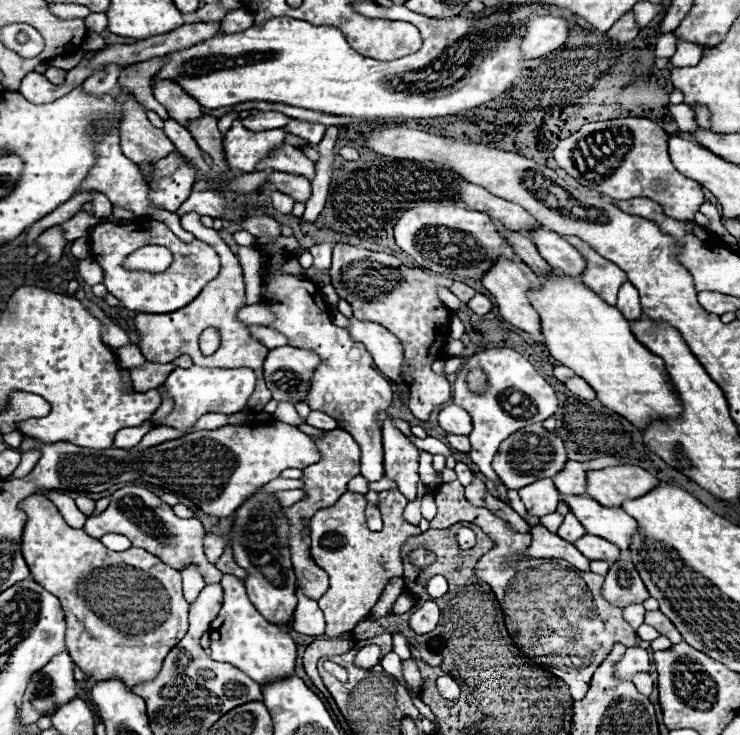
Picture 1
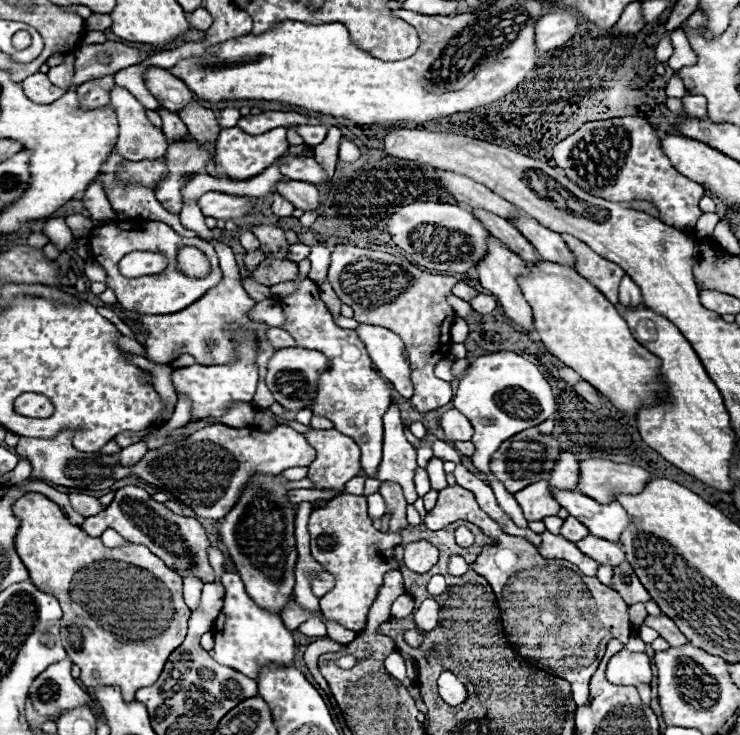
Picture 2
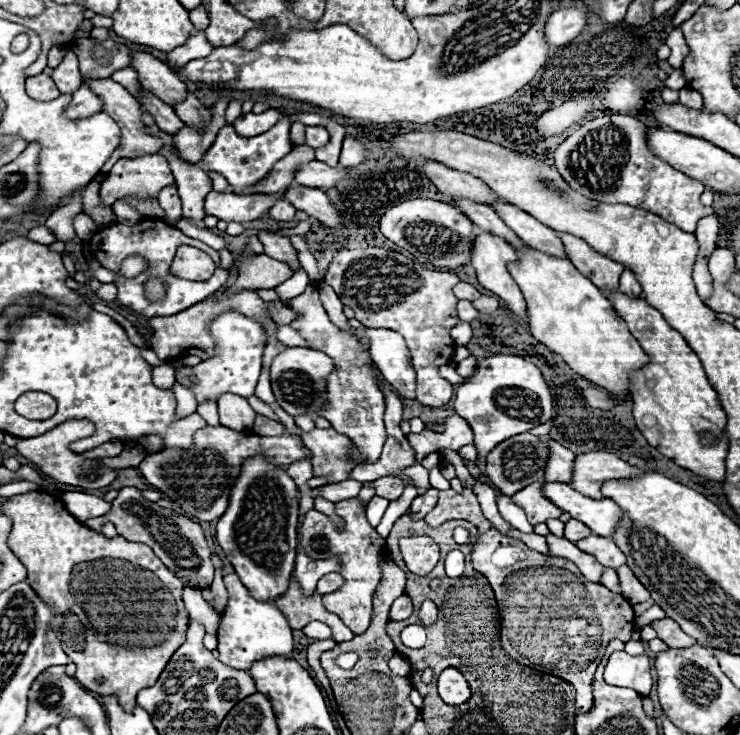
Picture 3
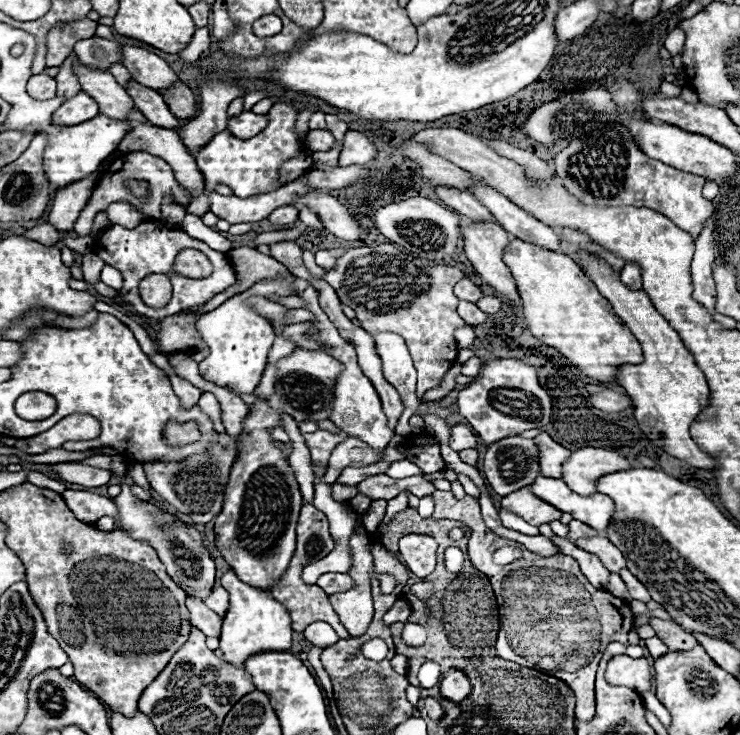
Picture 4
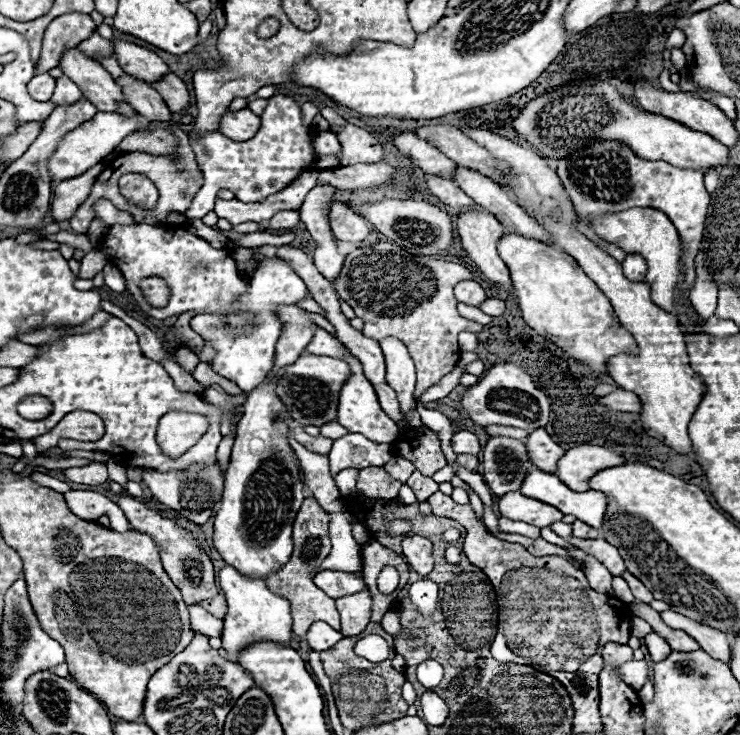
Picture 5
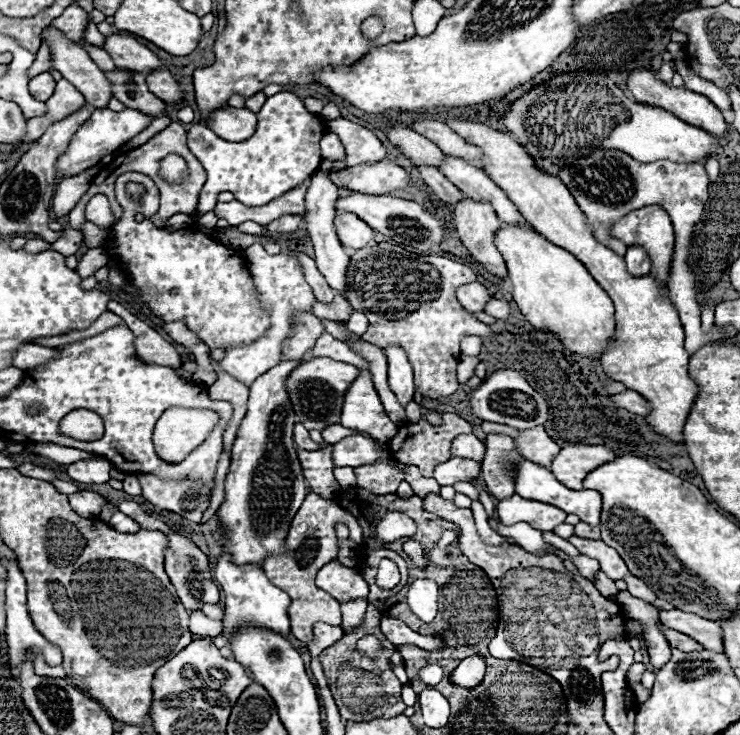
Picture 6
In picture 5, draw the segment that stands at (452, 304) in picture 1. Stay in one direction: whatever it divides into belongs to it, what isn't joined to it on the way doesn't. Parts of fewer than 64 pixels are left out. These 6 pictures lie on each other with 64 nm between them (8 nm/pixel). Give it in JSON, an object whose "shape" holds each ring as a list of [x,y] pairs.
{"shape":[[[458,304],[458,312],[464,316],[464,318],[470,318],[470,320],[474,320],[474,322],[478,322],[478,324],[490,324],[494,318],[490,318],[490,316],[486,316],[482,310],[478,310],[478,308],[474,308],[474,306],[466,306],[466,304]]]}

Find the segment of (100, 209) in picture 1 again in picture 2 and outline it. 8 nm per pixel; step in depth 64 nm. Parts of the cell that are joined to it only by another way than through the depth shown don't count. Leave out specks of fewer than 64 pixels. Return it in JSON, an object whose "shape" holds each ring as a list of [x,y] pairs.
{"shape":[[[94,180],[84,190],[82,204],[90,212],[90,218],[96,222],[110,222],[116,218],[116,210],[112,210],[112,206],[110,206],[110,202],[108,202],[102,186],[100,186],[100,180]]]}

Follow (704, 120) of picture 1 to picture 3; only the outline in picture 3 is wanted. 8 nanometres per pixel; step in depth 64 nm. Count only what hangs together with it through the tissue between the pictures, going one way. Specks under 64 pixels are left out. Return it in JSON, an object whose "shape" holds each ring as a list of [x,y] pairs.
{"shape":[[[686,87],[679,92],[679,102],[688,108],[691,107],[696,110],[704,109],[702,95]]]}

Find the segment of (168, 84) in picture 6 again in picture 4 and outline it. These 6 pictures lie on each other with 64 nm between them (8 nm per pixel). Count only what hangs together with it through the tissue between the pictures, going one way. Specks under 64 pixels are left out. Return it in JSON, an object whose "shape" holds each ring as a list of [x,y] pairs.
{"shape":[[[176,82],[172,84],[170,88],[166,88],[162,92],[170,112],[176,116],[176,118],[182,118],[182,120],[190,120],[196,116],[196,98],[192,94],[192,90],[184,84],[184,82]]]}

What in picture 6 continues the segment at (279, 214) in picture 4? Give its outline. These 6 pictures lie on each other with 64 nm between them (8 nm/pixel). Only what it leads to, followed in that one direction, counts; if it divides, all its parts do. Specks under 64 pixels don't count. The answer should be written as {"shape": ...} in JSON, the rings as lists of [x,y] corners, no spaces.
{"shape":[[[282,216],[282,218],[274,220],[274,222],[270,222],[266,226],[266,230],[270,230],[270,232],[296,232],[300,222],[302,222],[300,216]]]}

